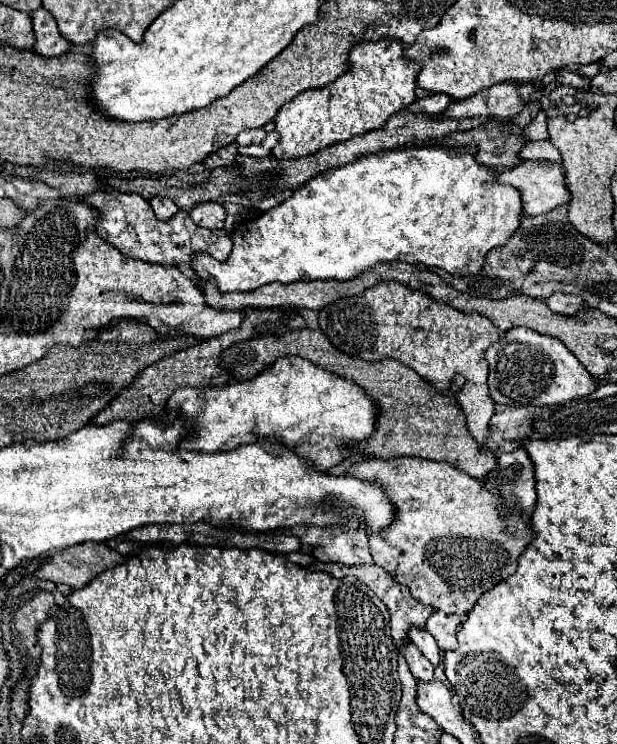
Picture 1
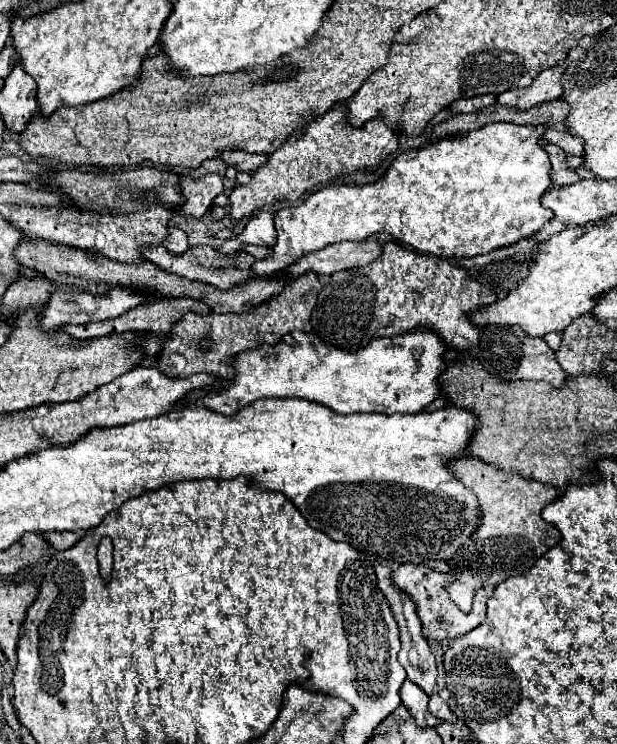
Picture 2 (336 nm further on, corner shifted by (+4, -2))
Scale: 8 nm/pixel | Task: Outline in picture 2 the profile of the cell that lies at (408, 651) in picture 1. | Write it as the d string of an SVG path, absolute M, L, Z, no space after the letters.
M405 679L403 687L401 687L401 701L409 709L409 713L415 717L417 725L435 727L439 723L437 717L433 717L427 709L427 701L429 701L427 693L419 685L415 685L411 679Z

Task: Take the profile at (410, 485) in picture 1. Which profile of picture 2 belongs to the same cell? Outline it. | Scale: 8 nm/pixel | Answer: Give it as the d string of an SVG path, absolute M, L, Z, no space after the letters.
M473 457L449 461L447 469L479 501L479 525L471 537L471 543L463 545L461 551L447 561L451 567L451 583L447 585L447 593L459 609L471 609L473 593L477 593L477 589L493 589L509 577L525 573L543 553L559 543L559 531L541 519L543 507L549 505L559 491L537 481L527 481L515 473L503 473Z

